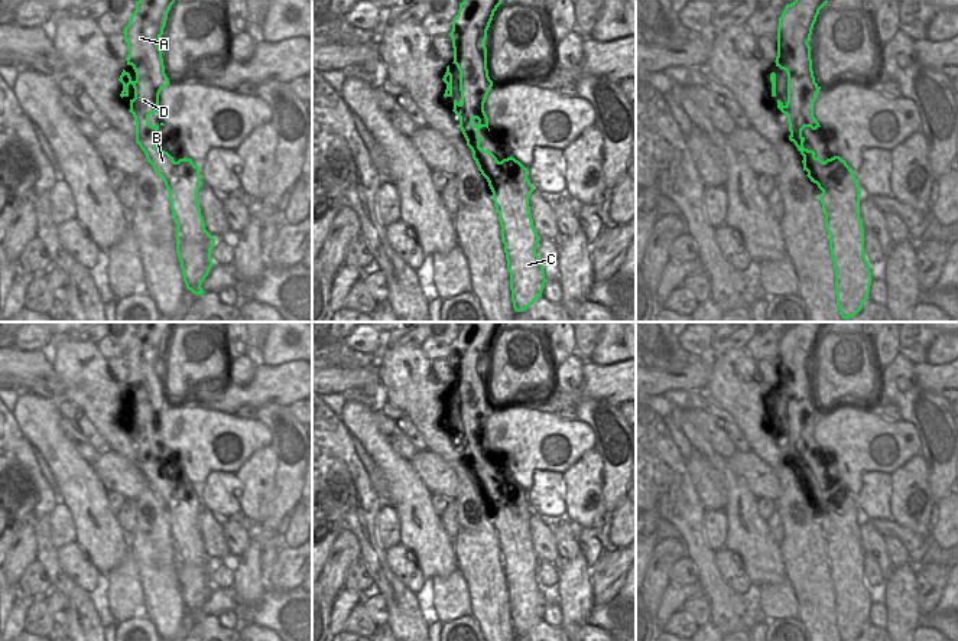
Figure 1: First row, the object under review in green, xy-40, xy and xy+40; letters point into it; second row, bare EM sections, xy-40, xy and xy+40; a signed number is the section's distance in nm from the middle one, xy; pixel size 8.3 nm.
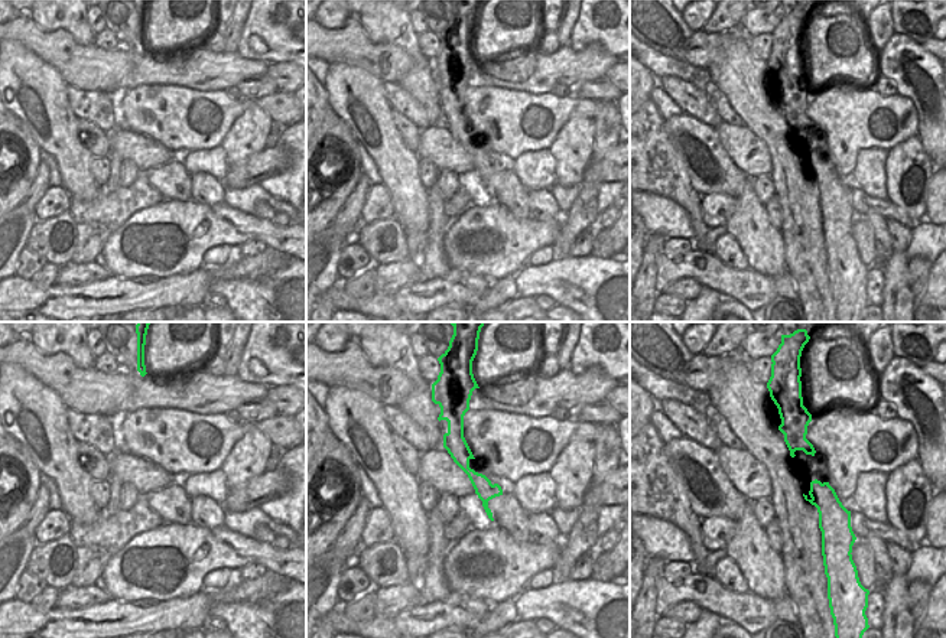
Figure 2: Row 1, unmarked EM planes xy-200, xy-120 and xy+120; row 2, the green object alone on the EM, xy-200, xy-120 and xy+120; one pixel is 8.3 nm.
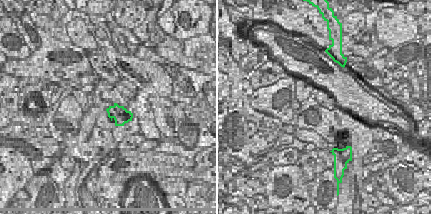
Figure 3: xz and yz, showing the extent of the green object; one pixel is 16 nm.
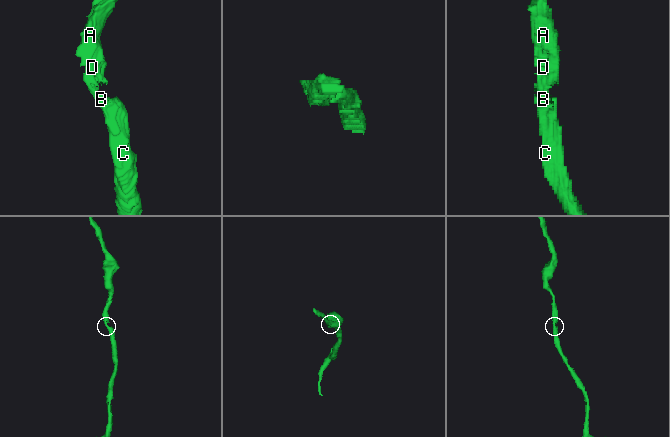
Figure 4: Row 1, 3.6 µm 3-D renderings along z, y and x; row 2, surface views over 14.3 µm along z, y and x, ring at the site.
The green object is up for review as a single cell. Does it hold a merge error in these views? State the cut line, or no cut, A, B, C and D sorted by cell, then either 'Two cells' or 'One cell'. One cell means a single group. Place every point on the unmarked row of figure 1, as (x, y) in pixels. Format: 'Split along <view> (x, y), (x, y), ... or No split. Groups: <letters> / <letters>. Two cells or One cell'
No split. Groups: A B C D. One cell.

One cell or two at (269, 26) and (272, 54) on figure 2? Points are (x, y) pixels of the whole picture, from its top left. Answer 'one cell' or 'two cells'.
one cell

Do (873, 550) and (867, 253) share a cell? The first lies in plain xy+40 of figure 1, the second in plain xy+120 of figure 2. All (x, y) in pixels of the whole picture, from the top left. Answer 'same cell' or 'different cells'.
different cells

